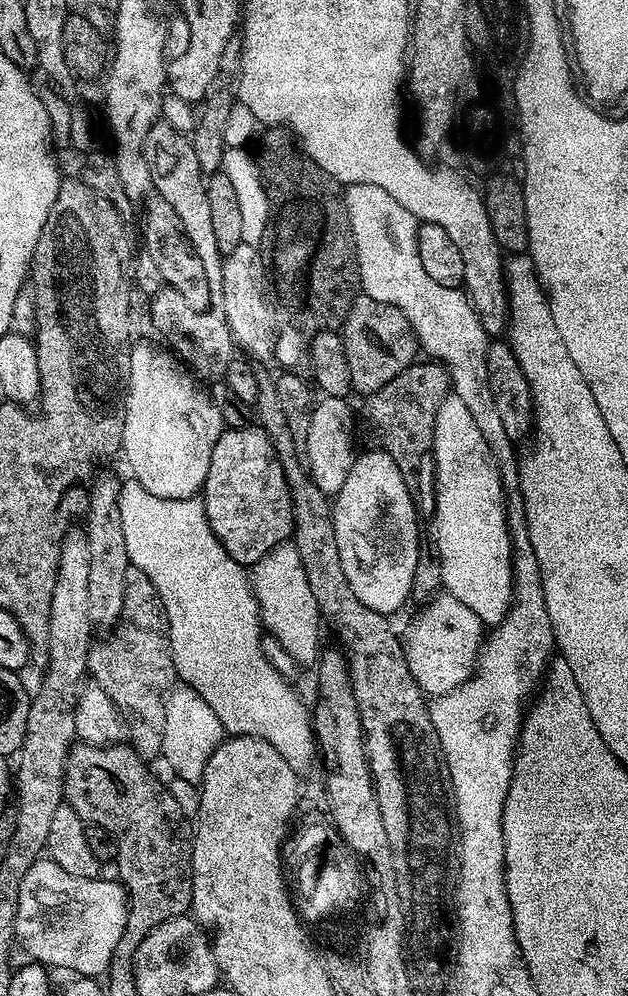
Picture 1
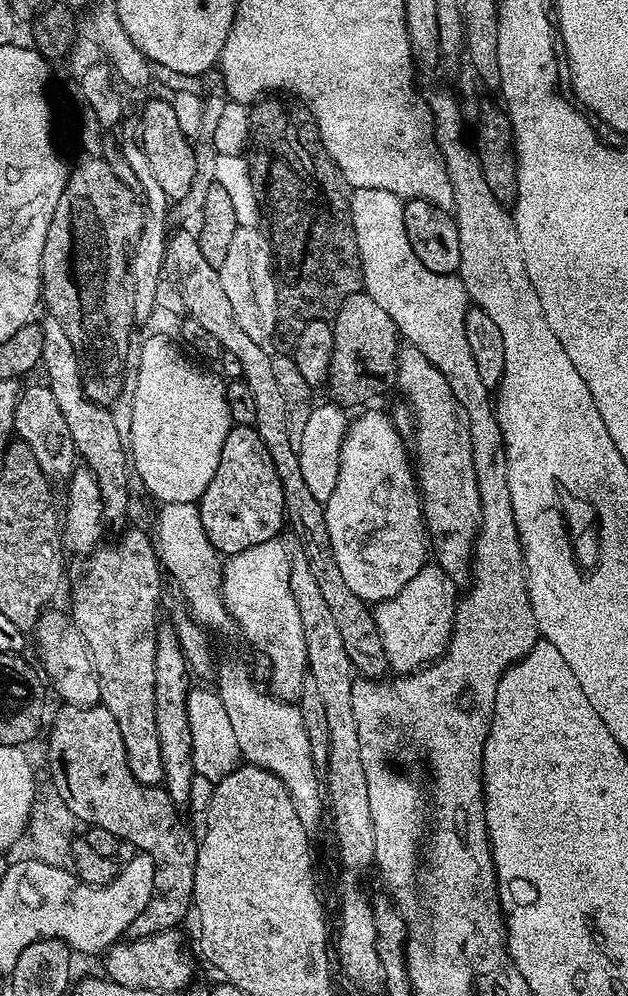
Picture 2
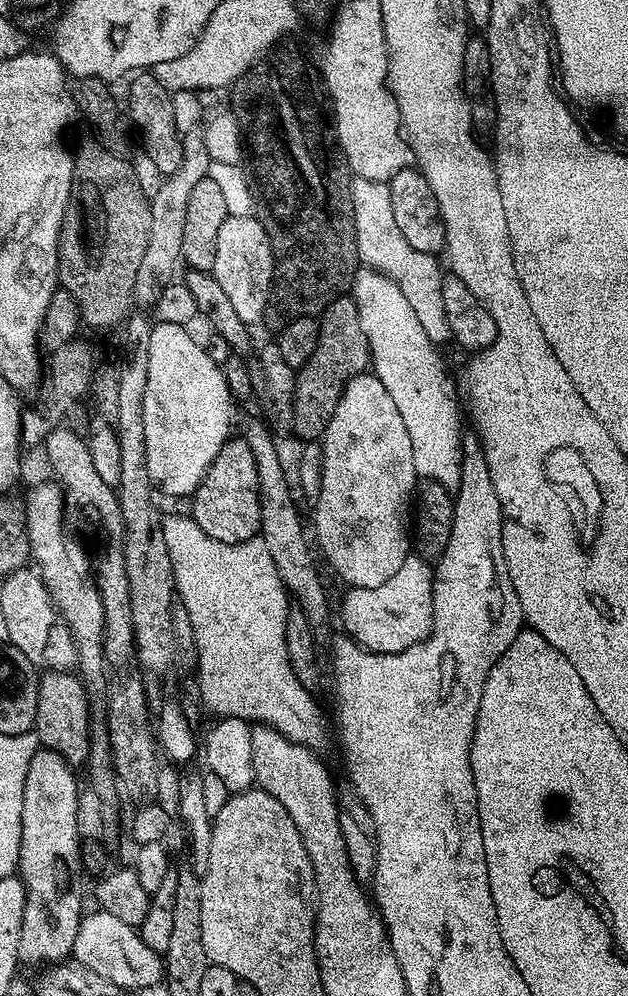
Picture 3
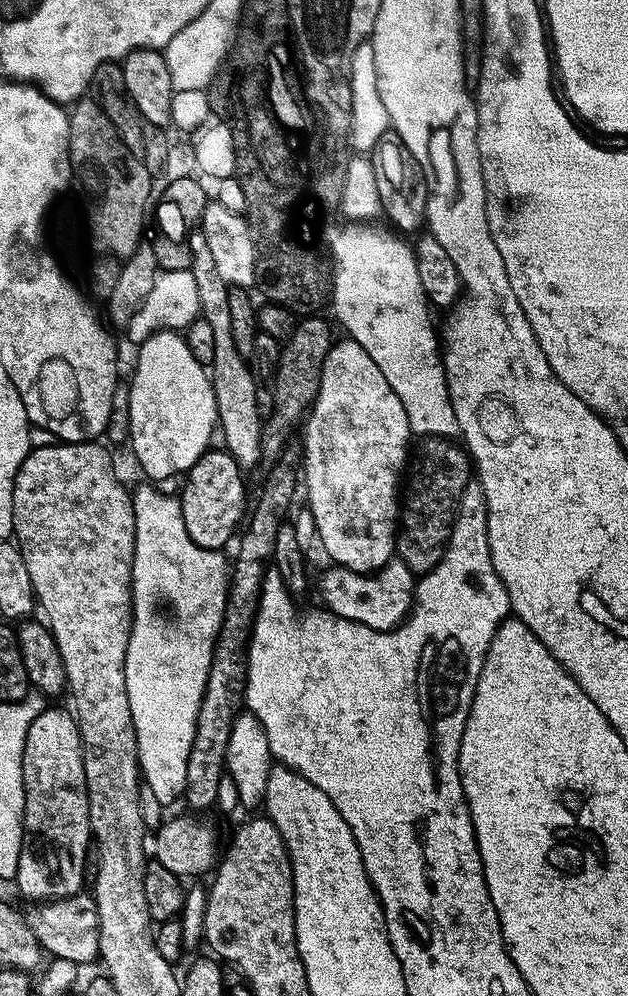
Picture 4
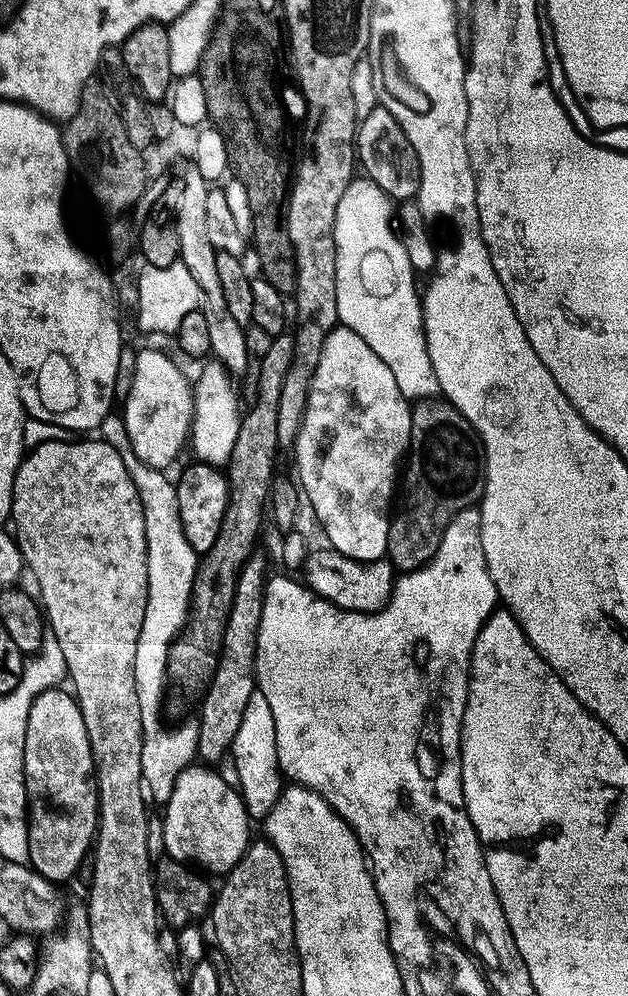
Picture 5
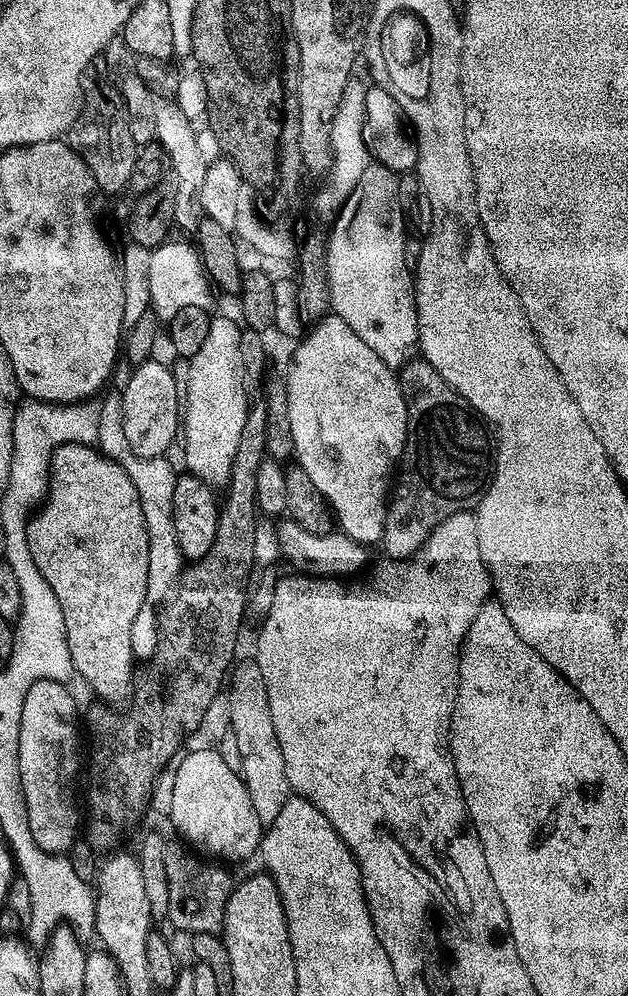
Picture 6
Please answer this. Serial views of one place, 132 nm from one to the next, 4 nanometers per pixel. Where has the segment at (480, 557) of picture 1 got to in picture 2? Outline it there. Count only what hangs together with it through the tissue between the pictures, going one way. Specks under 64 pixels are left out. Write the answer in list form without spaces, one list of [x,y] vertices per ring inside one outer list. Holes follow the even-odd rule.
[[[411,346],[401,347],[396,361],[395,387],[405,396],[414,421],[414,471],[418,477],[424,526],[428,530],[430,552],[446,576],[467,577],[472,563],[472,545],[480,528],[478,478],[474,478],[474,454],[470,446],[470,426],[462,402],[454,398],[450,382],[422,354]]]

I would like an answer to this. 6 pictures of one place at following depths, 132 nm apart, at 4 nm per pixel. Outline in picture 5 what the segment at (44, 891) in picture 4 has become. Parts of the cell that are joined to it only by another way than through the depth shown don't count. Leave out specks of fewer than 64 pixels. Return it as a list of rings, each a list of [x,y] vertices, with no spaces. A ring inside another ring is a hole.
[[[49,690],[34,698],[26,722],[24,747],[24,777],[28,791],[28,864],[36,869],[39,876],[53,882],[71,881],[75,877],[82,858],[93,847],[98,823],[98,801],[86,722],[82,722],[75,695],[60,691]]]

